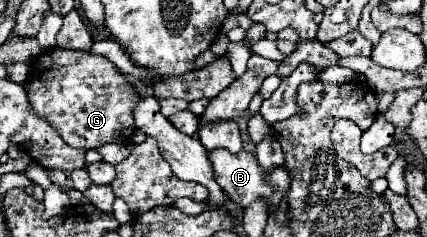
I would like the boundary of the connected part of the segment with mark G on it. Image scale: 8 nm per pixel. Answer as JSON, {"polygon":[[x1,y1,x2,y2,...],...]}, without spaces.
{"polygon":[[58,47,46,49,38,55,36,63,32,59,24,89,34,113,46,119,70,147,88,151,106,143,132,143,132,111,138,99,124,73,120,73,106,57,96,53,64,51]]}

